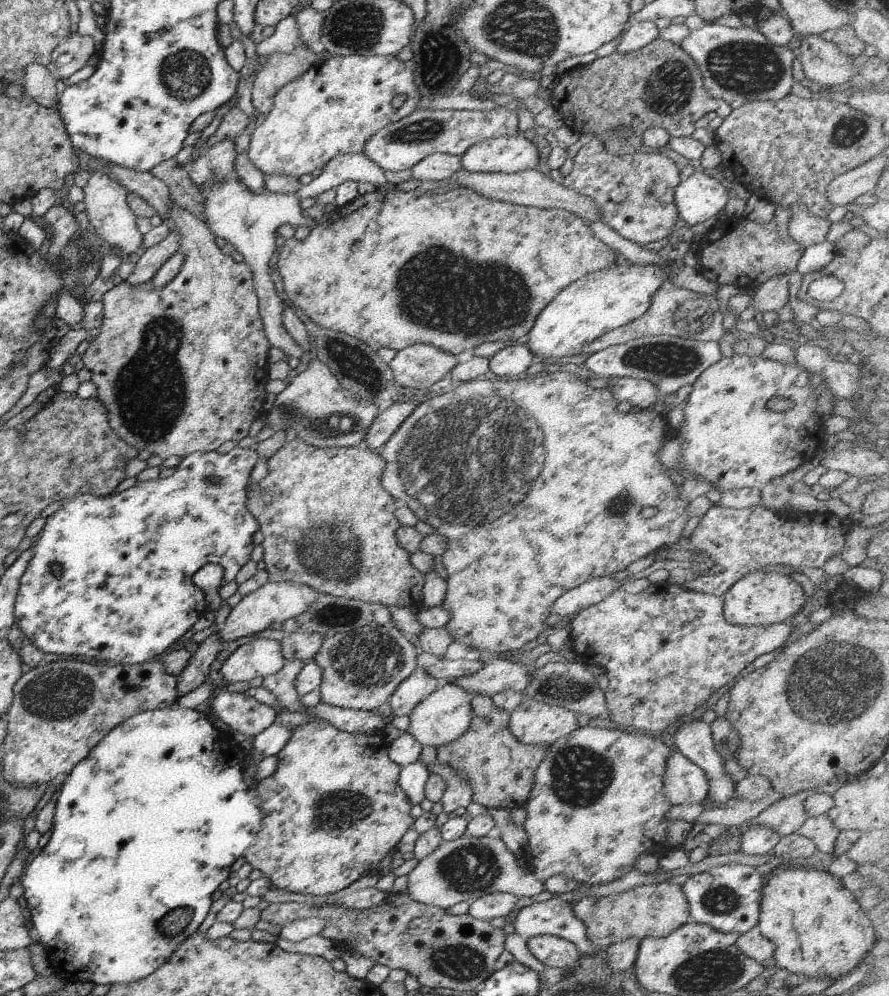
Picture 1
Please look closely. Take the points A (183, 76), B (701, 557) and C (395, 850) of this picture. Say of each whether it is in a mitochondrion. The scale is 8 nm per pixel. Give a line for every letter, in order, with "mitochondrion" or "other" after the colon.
A: mitochondrion
B: other
C: other

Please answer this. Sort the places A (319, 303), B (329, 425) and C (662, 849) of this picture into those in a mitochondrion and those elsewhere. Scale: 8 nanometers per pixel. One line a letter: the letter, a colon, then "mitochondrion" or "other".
A: other
B: mitochondrion
C: other

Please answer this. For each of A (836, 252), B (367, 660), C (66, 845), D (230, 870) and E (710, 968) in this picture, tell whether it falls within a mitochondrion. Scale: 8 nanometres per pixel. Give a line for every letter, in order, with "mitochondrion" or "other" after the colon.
A: other
B: mitochondrion
C: other
D: other
E: mitochondrion

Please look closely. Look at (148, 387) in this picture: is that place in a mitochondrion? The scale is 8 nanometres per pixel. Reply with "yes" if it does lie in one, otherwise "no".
yes

